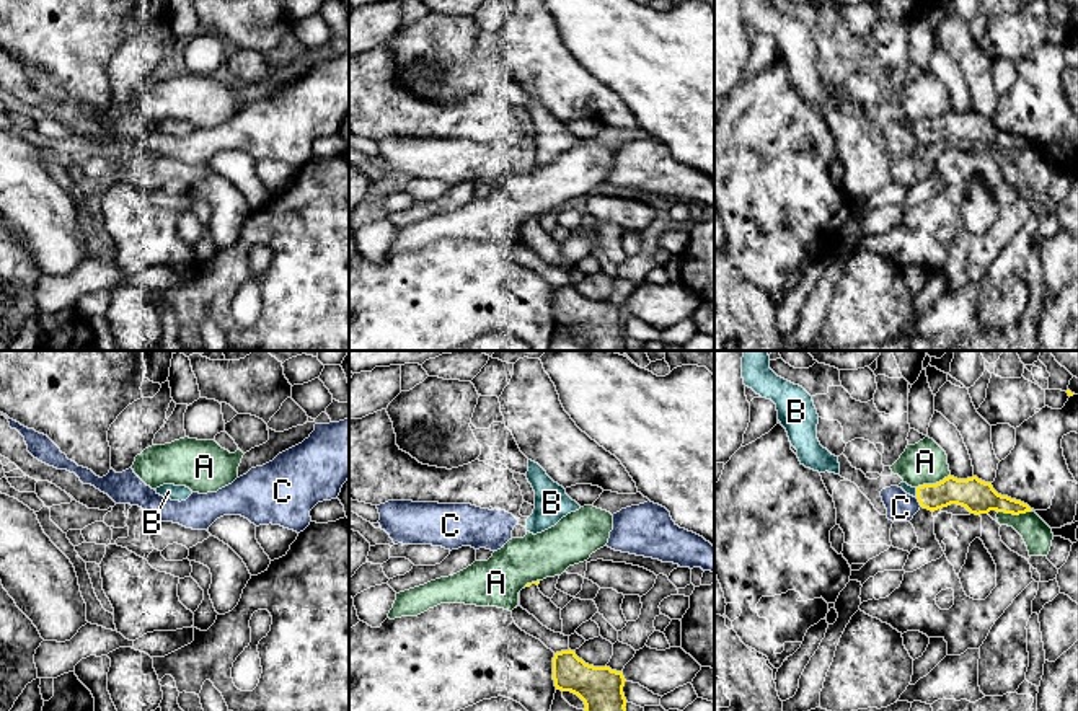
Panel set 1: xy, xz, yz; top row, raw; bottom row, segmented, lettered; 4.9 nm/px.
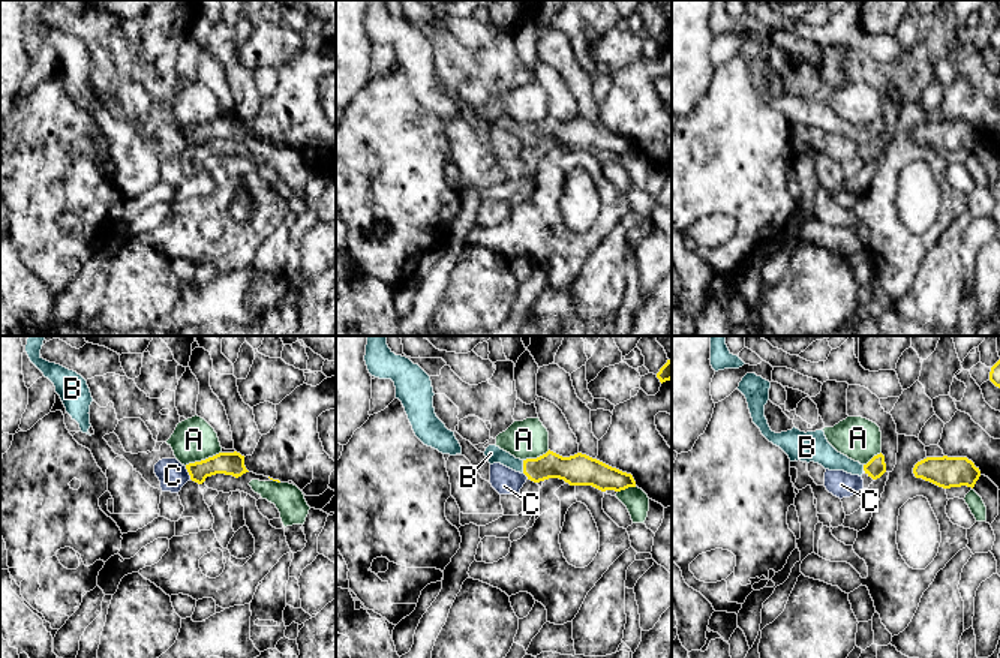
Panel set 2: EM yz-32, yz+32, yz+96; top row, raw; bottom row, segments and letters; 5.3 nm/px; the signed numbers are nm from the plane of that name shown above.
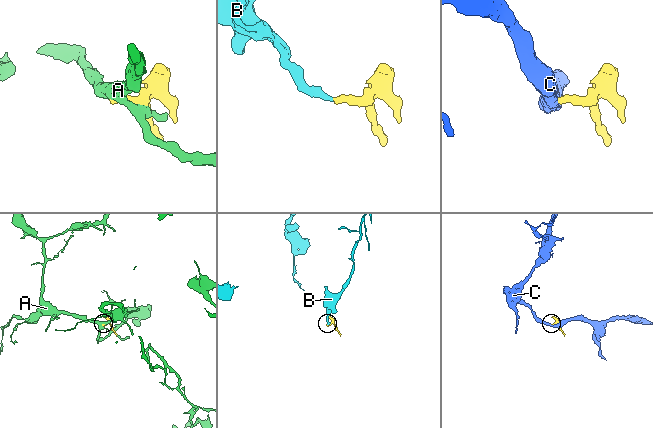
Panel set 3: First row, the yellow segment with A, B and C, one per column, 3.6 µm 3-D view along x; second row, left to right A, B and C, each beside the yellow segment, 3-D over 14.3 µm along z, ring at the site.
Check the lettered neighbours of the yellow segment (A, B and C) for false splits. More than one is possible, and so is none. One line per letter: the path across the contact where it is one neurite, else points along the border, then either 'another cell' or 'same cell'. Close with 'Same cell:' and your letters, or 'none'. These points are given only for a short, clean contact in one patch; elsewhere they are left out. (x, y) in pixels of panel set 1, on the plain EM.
A: another cell
B: same cell
C: another cell
Same cell: B

